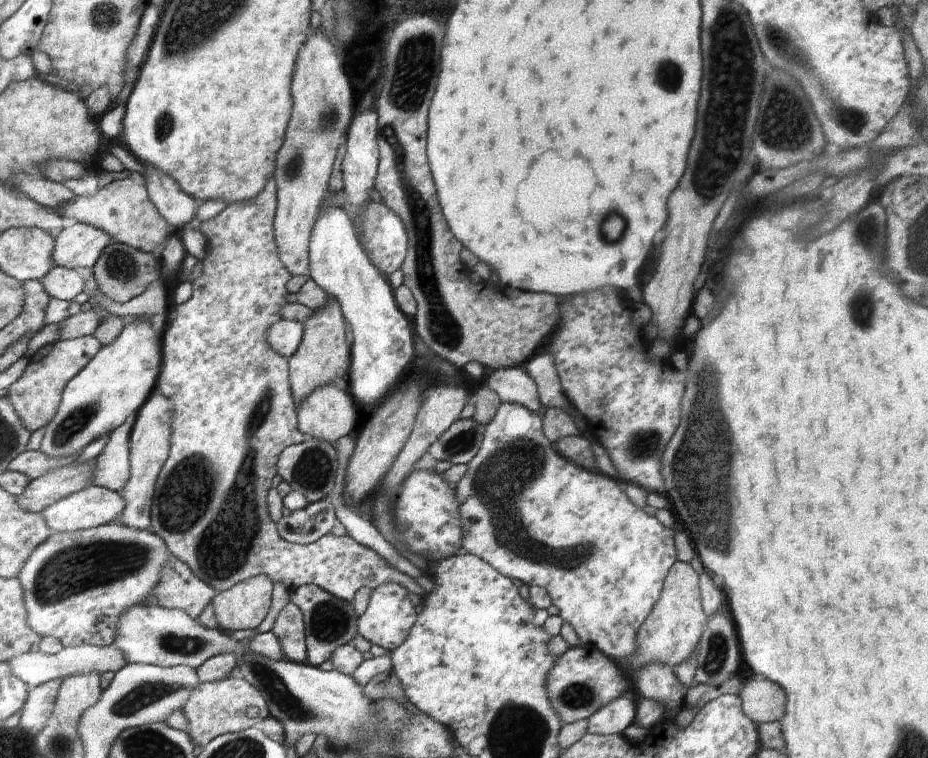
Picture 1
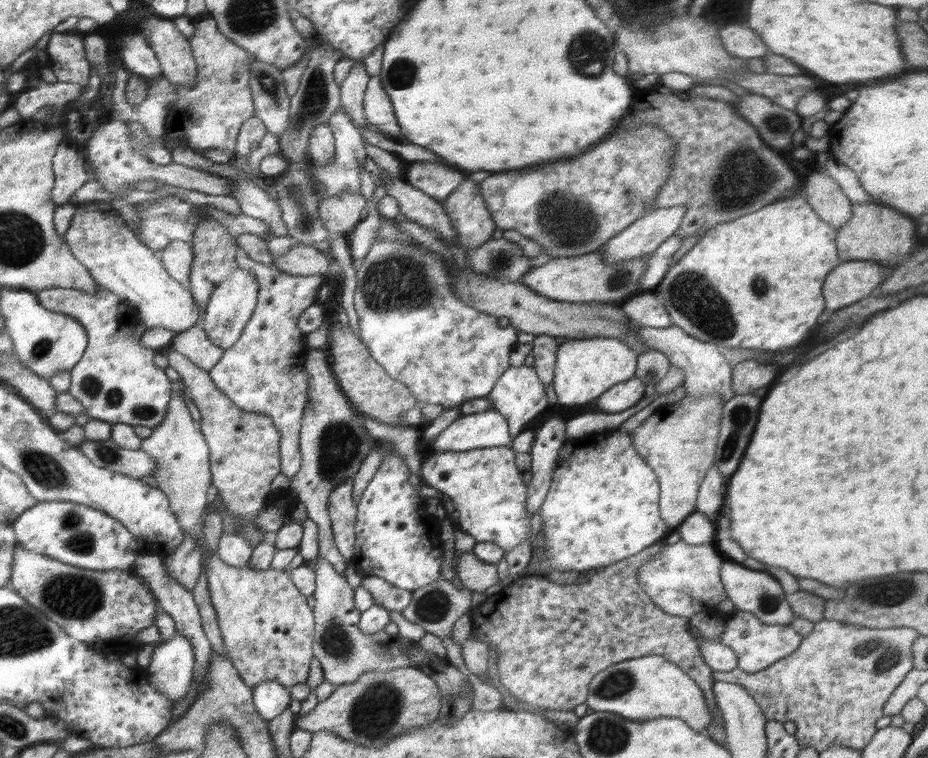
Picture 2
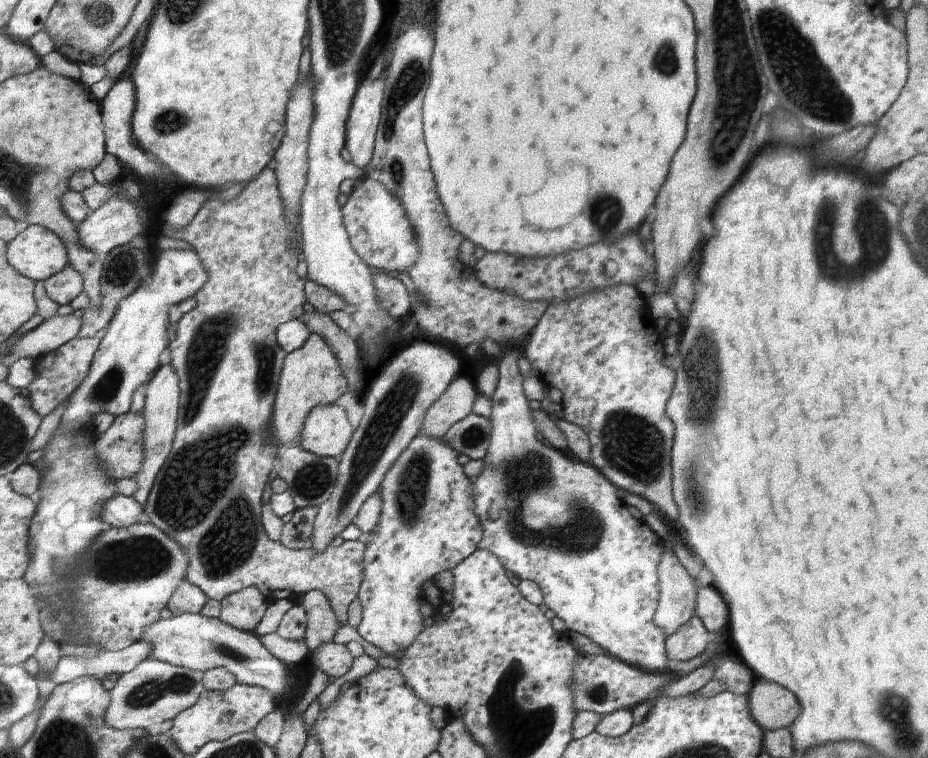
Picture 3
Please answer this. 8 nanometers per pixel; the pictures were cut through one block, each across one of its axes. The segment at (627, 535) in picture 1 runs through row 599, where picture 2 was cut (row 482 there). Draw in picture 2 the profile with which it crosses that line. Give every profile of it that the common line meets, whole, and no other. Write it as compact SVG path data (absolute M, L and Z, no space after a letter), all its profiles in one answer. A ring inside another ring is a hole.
M606 430L590 433L584 438L566 439L562 443L548 495L539 509L545 560L535 566L528 564L528 571L524 575L548 575L552 570L580 573L612 565L643 552L656 544L664 534L671 532L659 516L658 477L632 442L634 433L630 430Z

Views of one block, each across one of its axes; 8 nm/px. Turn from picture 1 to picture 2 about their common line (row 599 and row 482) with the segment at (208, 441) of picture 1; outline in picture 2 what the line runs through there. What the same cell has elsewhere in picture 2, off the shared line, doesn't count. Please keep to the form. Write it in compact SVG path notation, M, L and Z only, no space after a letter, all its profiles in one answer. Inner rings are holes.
M353 478L344 479L332 490L327 501L333 537L344 561L352 566L355 556L355 517L357 504L353 496Z

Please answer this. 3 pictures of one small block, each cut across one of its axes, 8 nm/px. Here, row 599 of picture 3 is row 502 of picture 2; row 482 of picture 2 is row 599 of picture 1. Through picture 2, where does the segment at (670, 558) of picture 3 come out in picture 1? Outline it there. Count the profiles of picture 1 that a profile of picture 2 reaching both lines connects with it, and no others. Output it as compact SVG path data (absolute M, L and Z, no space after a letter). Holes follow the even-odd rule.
M676 560L667 572L658 602L637 631L635 656L624 661L624 664L620 665L621 669L630 678L635 668L641 664L668 663L674 668L696 651L707 618L701 605L699 574L690 563Z

